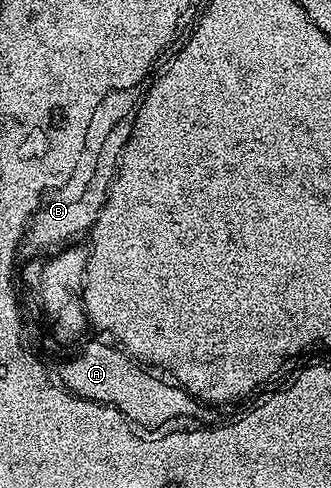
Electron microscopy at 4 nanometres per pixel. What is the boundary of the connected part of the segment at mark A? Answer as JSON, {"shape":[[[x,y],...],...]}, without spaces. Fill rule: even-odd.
{"shape":[[[101,341],[85,343],[81,350],[69,358],[68,364],[60,367],[57,374],[60,384],[70,388],[75,387],[77,391],[97,399],[115,401],[131,417],[135,417],[139,423],[145,423],[145,425],[157,425],[169,419],[171,415],[185,413],[185,391],[180,385],[170,383],[158,376],[156,372],[142,367],[116,344]]]}

